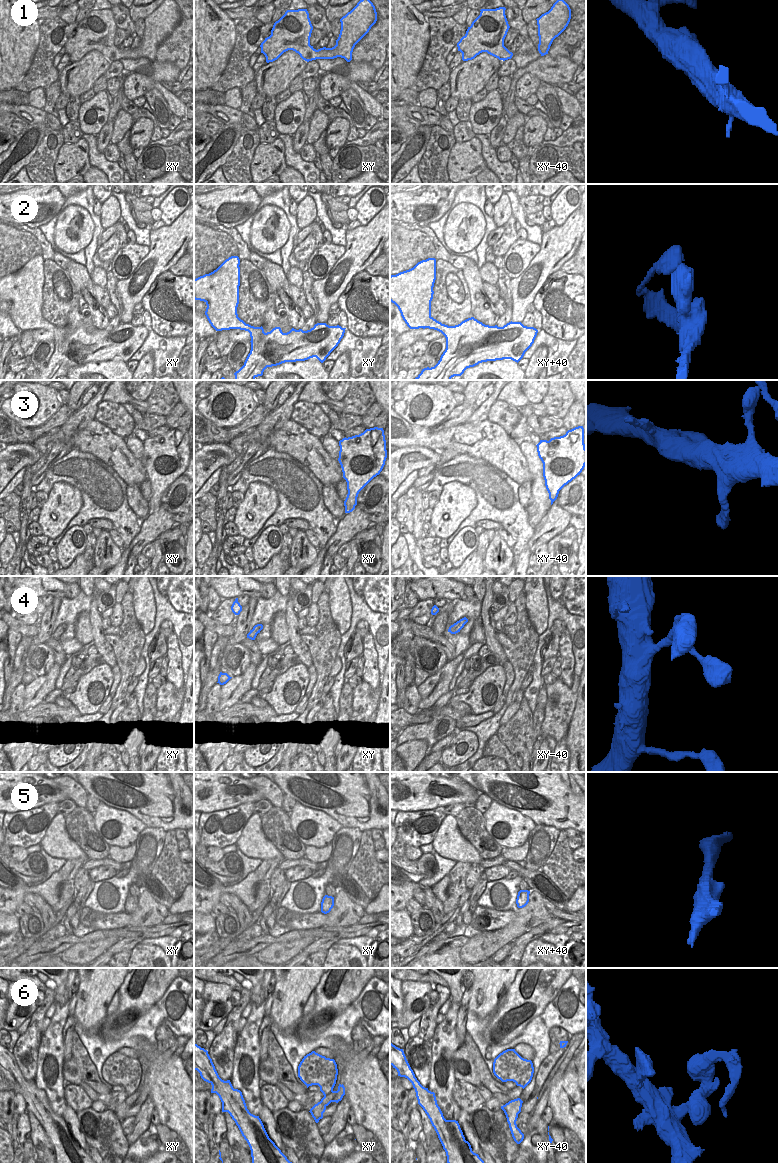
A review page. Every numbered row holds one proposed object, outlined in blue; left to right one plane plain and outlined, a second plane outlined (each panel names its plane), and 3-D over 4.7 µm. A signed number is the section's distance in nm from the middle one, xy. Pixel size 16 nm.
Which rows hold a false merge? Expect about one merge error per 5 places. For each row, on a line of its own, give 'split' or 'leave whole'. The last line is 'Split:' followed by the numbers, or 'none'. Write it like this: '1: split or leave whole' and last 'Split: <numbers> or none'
1: leave whole
2: leave whole
3: leave whole
4: leave whole
5: leave whole
6: split
Split: 6

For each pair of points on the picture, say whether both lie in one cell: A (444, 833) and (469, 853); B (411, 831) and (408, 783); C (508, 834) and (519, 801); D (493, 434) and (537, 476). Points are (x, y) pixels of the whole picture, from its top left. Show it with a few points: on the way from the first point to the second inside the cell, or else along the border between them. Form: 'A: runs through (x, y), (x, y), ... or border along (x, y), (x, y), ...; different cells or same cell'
A: runs through (449, 839), (463, 851); same cell
B: border along (433, 808), (417, 811), (400, 811); different cells
C: border along (494, 801), (516, 809), (535, 824); different cells
D: border along (519, 445), (527, 463), (531, 481); different cells

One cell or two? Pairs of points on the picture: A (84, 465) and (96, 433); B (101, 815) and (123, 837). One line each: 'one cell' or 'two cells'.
A: two cells
B: one cell

